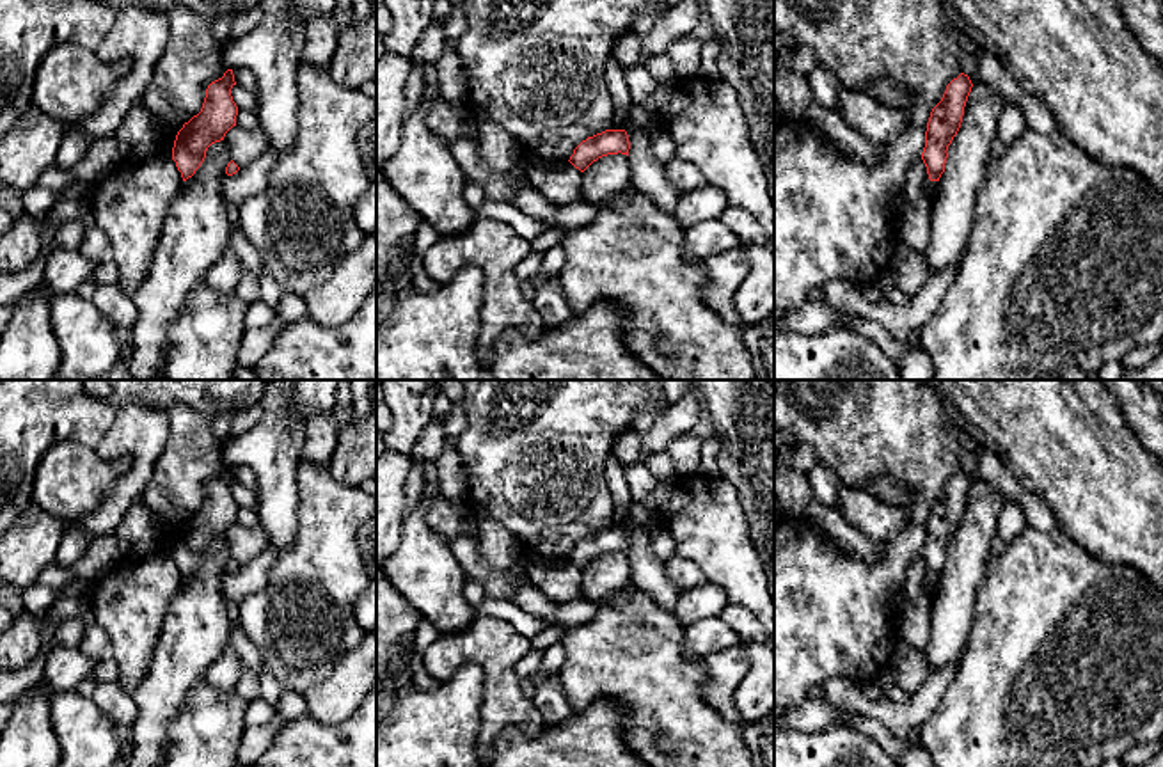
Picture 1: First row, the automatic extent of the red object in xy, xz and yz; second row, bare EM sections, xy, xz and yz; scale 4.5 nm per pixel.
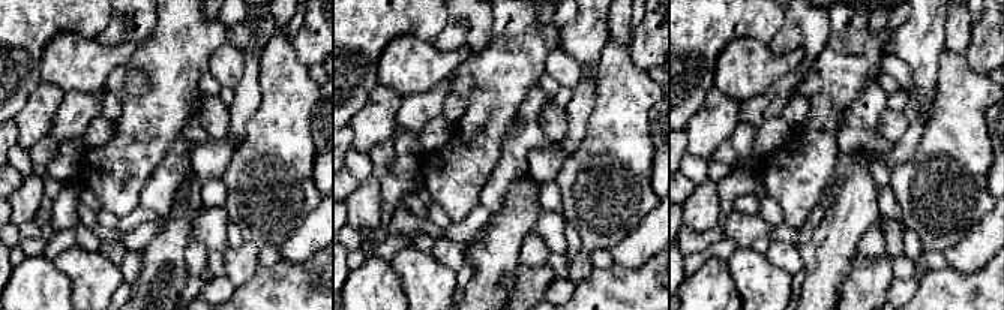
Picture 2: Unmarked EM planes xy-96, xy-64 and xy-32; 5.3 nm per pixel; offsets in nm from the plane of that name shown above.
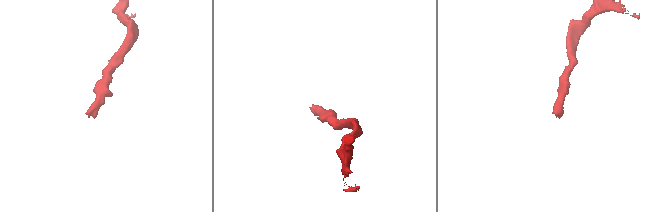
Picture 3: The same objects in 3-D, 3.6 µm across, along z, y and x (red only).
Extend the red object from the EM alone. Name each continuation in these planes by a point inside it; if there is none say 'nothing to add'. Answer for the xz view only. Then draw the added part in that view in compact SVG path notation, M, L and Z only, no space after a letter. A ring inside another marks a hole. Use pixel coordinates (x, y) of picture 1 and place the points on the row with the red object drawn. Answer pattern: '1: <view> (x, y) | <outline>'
nothing to add

